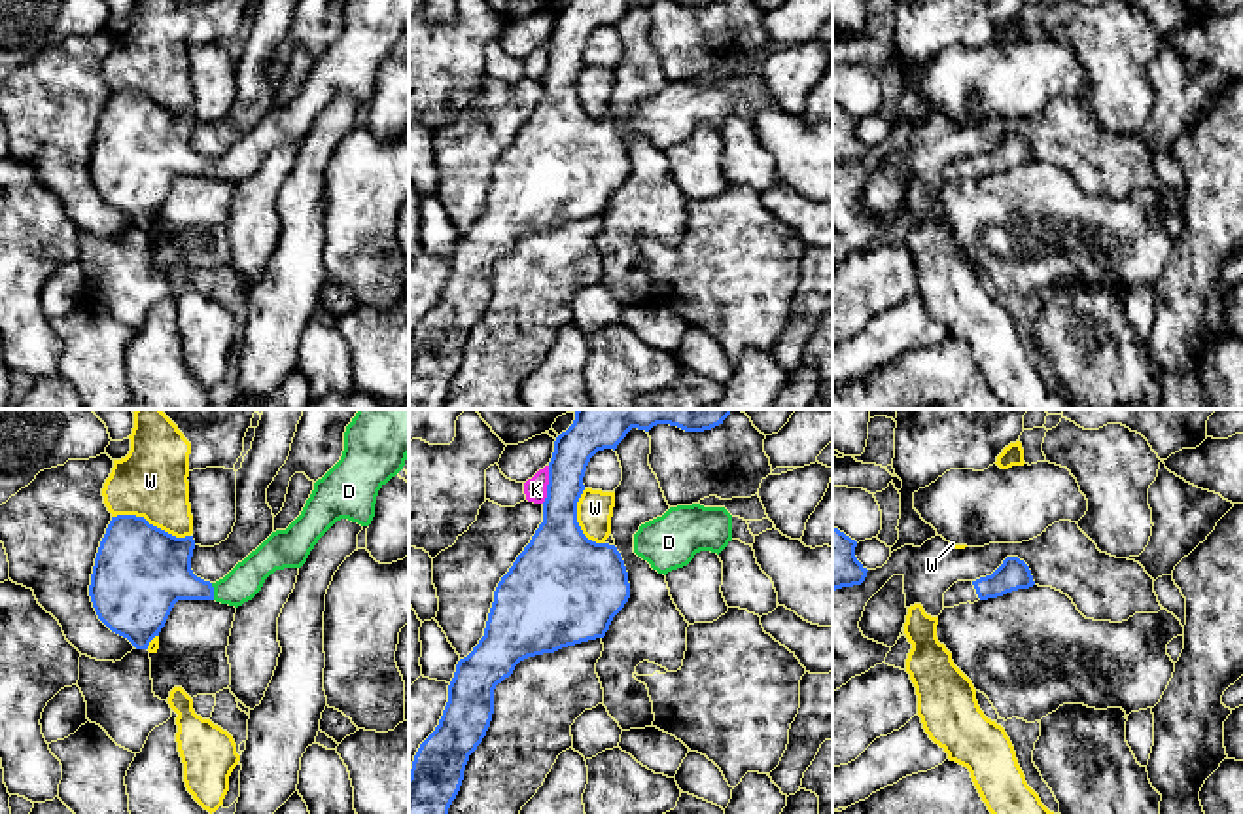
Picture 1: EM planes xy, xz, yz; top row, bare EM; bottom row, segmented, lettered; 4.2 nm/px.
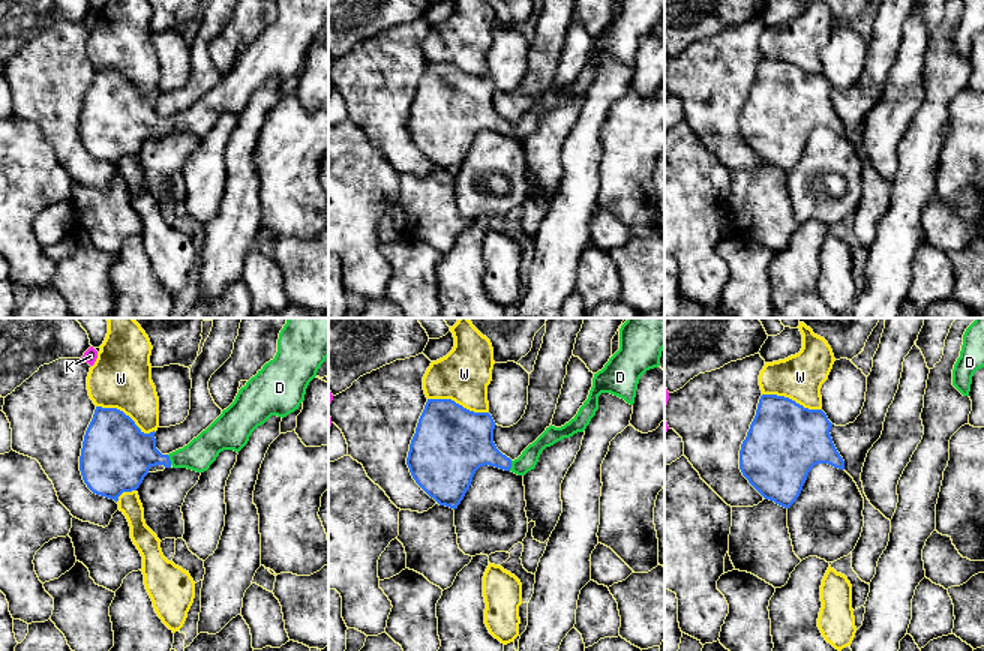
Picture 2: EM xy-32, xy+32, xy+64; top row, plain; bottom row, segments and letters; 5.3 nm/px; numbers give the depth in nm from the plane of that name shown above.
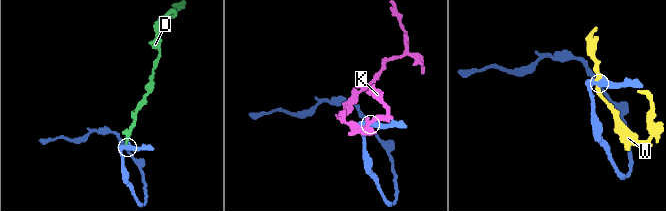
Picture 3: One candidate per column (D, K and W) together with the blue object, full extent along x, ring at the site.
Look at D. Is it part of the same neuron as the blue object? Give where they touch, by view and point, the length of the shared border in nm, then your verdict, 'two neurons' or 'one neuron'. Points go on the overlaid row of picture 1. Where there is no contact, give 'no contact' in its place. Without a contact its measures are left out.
contact xy (212, 591); length 70 nm; one neuron

